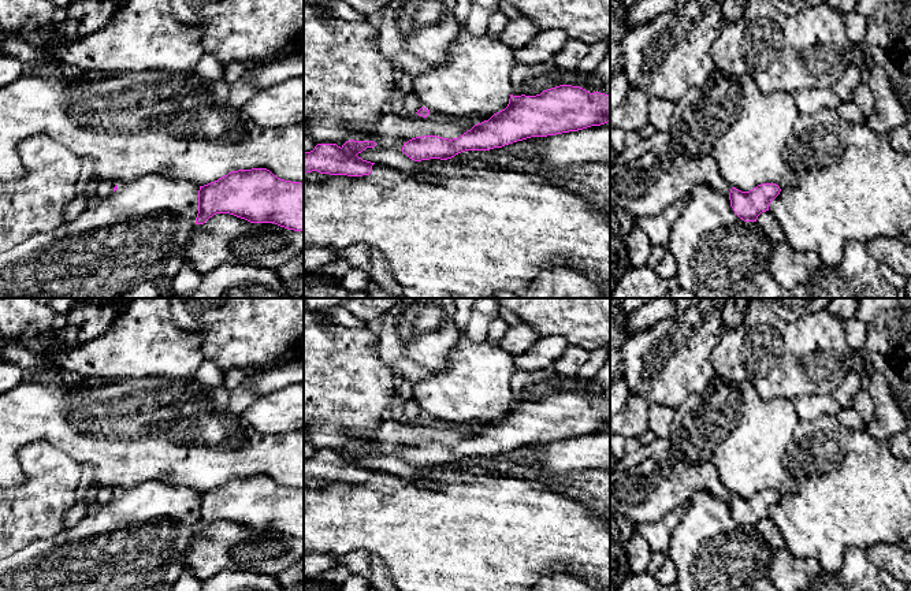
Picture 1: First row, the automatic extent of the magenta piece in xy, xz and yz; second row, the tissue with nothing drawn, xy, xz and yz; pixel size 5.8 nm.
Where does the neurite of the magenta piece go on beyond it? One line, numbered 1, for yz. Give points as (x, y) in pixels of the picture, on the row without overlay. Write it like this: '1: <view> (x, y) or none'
1: none

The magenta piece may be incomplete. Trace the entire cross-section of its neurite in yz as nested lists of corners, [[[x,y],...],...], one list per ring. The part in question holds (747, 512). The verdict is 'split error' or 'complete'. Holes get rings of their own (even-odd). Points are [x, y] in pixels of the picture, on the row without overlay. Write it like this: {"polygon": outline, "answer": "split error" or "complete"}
{"polygon": [[[762,490],[750,498],[730,495],[729,506],[735,520],[744,528],[756,528],[762,518],[769,517],[769,510],[780,501],[776,490]]], "answer": "complete"}

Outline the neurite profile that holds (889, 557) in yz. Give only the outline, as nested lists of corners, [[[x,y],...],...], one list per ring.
[[[877,543],[867,547],[866,554],[878,569],[911,584],[911,551],[903,550],[895,543]]]

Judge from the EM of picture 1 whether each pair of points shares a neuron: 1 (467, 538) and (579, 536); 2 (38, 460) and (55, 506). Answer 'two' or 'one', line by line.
1: one
2: one

